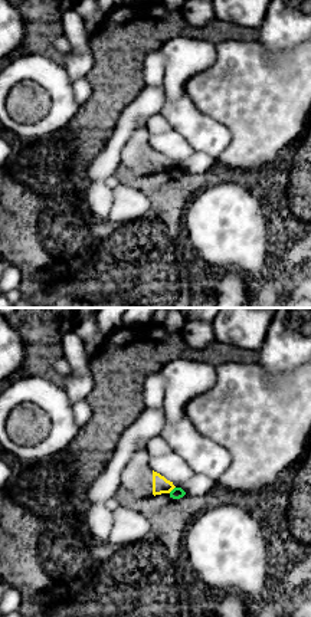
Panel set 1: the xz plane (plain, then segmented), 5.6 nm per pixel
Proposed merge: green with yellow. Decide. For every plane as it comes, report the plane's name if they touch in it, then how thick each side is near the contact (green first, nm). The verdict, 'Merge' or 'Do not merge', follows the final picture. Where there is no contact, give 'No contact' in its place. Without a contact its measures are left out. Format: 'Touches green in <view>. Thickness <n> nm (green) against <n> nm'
Touches green in xz. Thickness 60 nm (green) against 100 nm

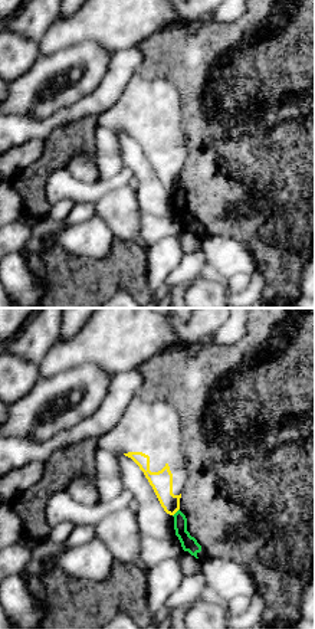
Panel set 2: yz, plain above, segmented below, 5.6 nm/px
Touches green in yz. Thickness 90 nm (green) against 120 nm

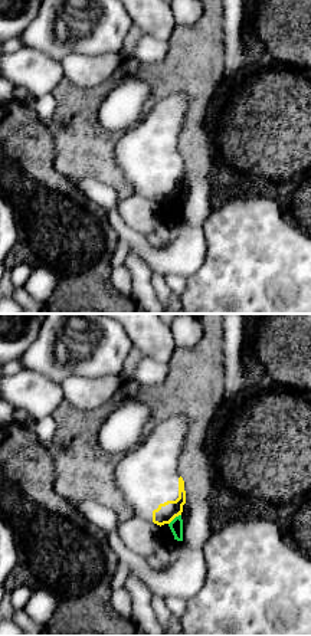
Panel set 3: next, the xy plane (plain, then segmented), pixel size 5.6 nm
Touches green in xy. Thickness 80 nm (green) against 110 nm

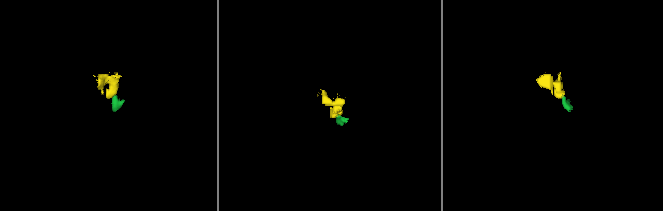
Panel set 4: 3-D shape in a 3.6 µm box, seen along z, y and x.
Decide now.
Do not merge

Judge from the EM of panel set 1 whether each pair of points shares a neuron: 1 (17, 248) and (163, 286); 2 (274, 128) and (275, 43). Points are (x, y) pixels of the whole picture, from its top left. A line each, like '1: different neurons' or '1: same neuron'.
1: same neuron
2: different neurons

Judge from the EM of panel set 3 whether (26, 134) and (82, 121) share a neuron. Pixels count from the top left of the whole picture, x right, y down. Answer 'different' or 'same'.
same

